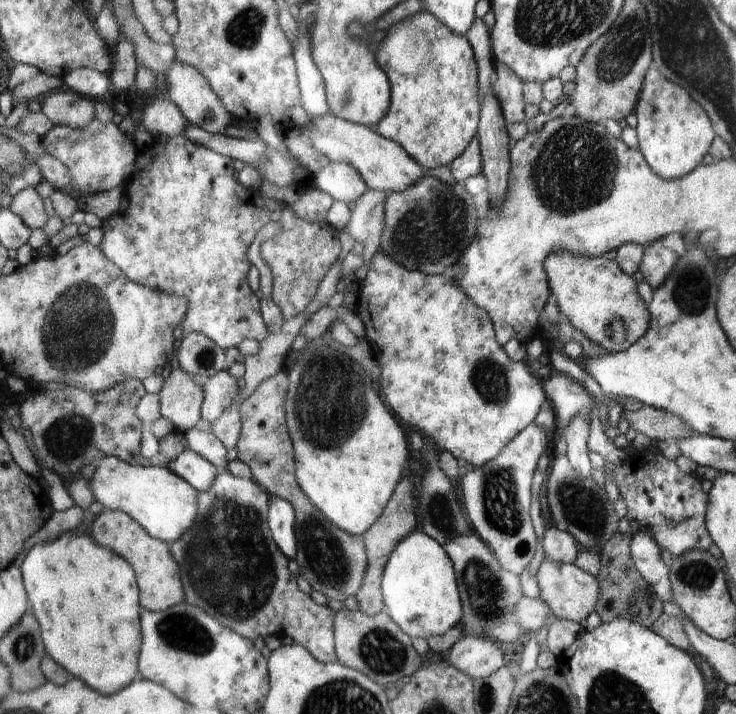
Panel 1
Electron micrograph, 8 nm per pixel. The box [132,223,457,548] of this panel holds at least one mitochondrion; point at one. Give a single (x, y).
(327, 381)

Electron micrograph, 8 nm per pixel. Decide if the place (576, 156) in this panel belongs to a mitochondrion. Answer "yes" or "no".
yes

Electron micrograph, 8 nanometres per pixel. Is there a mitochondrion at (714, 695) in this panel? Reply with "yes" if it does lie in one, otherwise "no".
no

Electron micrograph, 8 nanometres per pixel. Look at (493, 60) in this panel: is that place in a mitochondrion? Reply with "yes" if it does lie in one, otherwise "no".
no

